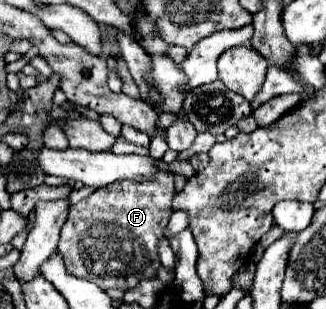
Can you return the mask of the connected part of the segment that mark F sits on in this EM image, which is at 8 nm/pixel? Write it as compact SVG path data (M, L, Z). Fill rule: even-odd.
M161 170L151 180L119 180L109 186L103 186L95 190L89 198L81 200L79 204L73 204L69 210L69 218L61 228L61 240L59 240L59 252L65 258L67 270L79 278L91 280L99 284L99 288L121 288L129 290L139 284L143 278L155 278L157 268L161 266L159 254L157 254L157 240L163 238L163 230L171 216L171 200L175 196L173 186L173 174L169 170Z

